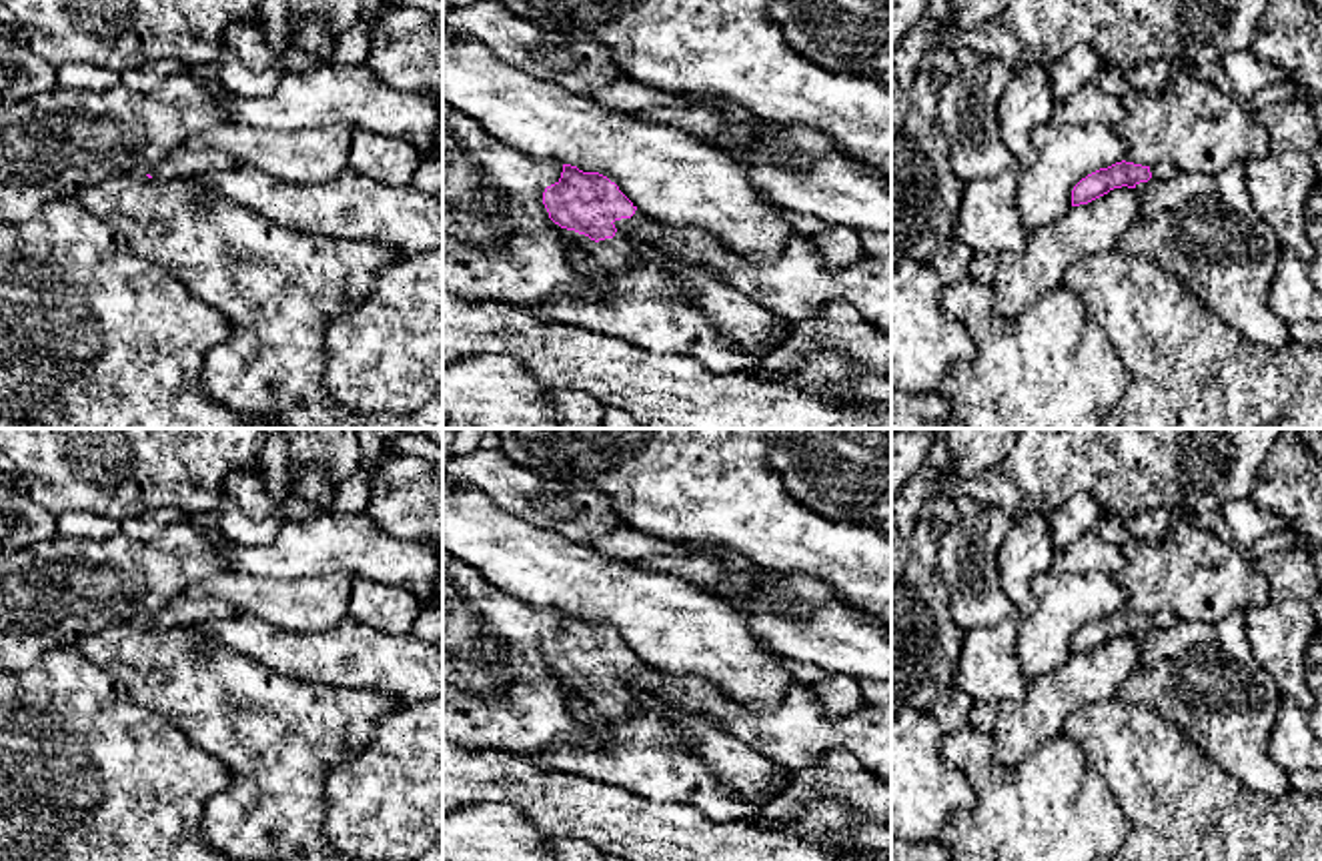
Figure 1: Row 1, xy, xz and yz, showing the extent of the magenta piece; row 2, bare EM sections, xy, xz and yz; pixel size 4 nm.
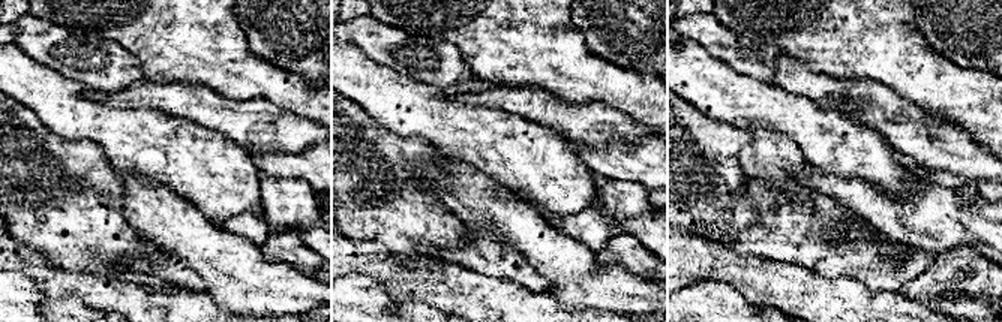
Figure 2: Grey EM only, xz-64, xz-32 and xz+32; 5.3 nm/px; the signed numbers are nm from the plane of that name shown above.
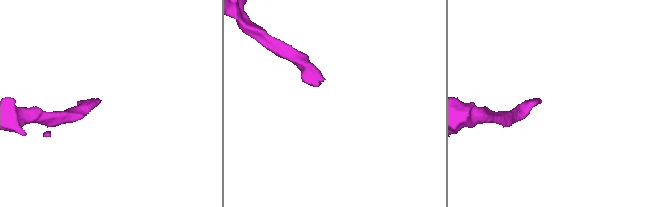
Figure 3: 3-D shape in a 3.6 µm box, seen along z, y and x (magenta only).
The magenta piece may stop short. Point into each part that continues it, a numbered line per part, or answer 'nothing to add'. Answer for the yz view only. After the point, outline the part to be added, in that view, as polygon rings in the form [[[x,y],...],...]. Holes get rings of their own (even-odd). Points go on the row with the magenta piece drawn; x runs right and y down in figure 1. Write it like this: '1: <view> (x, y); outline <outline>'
1: yz (1164, 169); outline [[[1160,162],[1150,166],[1152,178],[1170,178],[1178,172],[1178,168],[1170,162]]]

